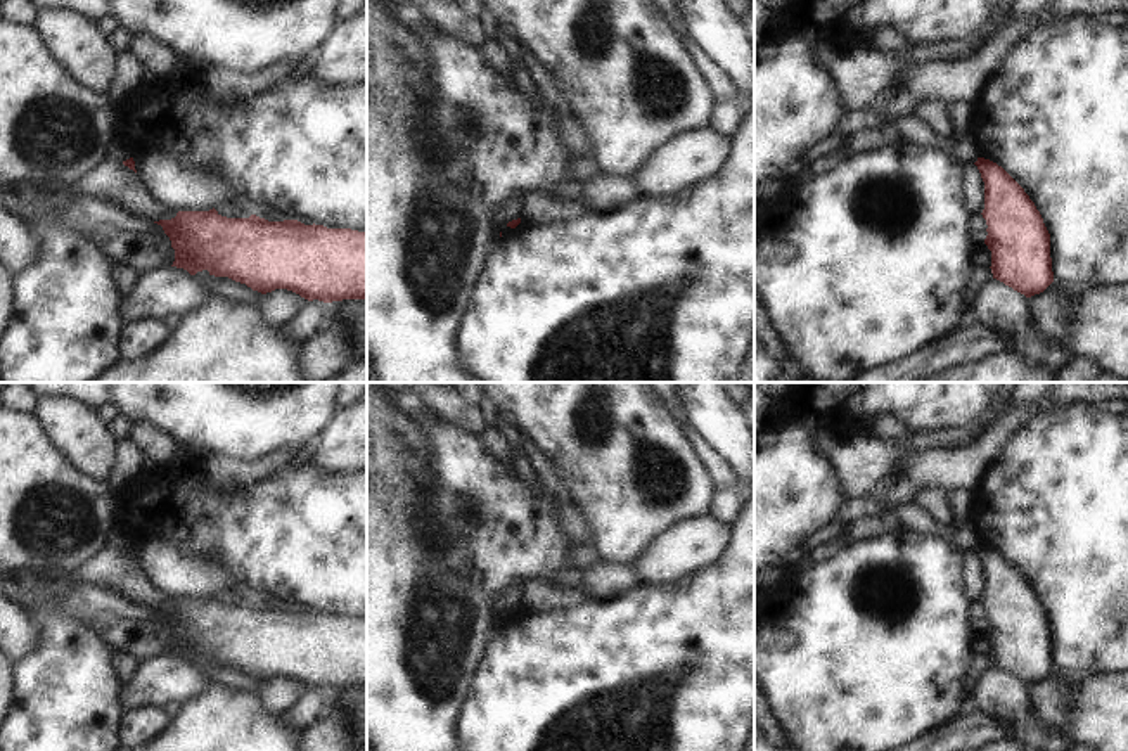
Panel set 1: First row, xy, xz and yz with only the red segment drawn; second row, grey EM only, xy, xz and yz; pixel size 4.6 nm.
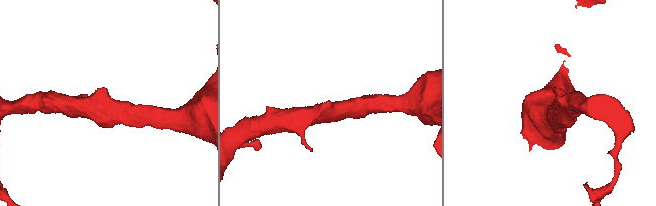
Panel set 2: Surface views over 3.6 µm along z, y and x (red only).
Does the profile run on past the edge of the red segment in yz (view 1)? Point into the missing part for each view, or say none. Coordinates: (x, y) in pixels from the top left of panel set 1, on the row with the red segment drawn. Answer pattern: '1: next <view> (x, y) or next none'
1: next none

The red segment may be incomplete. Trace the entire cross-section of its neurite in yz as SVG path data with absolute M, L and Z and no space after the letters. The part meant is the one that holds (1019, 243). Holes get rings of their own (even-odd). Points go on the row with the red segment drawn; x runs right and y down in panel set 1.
M974 163L984 182L986 239L993 279L1031 298L1054 282L1050 234L1024 189L997 163Z

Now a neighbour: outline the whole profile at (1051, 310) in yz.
M1055 280L1029 298L1029 317L1041 336L1073 353L1073 299Z

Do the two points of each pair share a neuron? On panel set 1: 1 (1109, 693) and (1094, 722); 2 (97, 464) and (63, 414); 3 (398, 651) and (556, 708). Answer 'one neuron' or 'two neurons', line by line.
1: one neuron
2: one neuron
3: two neurons

